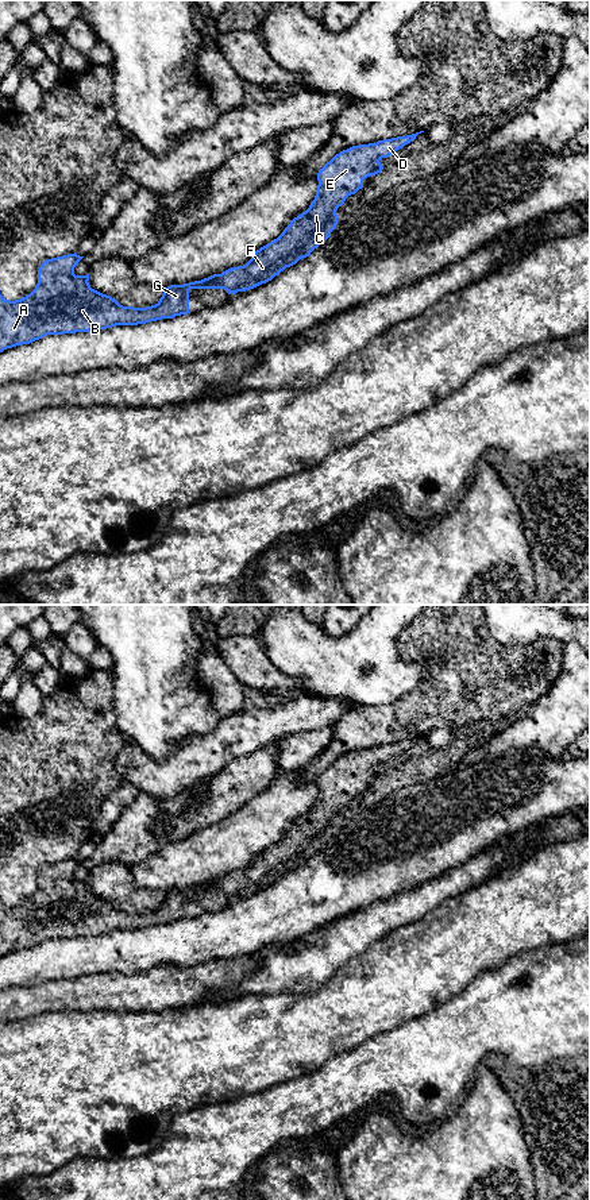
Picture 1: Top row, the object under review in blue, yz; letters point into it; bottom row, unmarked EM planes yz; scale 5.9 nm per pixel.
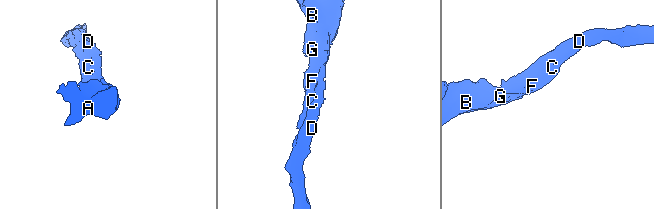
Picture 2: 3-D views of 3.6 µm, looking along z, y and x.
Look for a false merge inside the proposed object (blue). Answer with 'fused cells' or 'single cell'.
single cell

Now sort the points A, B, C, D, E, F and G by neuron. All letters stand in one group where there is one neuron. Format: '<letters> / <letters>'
A B C D E F G

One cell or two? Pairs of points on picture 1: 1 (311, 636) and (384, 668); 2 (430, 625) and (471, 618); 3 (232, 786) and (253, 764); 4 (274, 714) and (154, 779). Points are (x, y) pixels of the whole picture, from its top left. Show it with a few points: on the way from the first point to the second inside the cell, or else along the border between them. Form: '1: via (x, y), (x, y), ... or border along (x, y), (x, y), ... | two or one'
1: via (328, 653), (335, 660), (366, 660) | one
2: via (440, 625), (461, 622) | one
3: via (238, 780), (249, 770) | one
4: via (245, 732), (207, 755), (192, 759), (184, 767) | one

